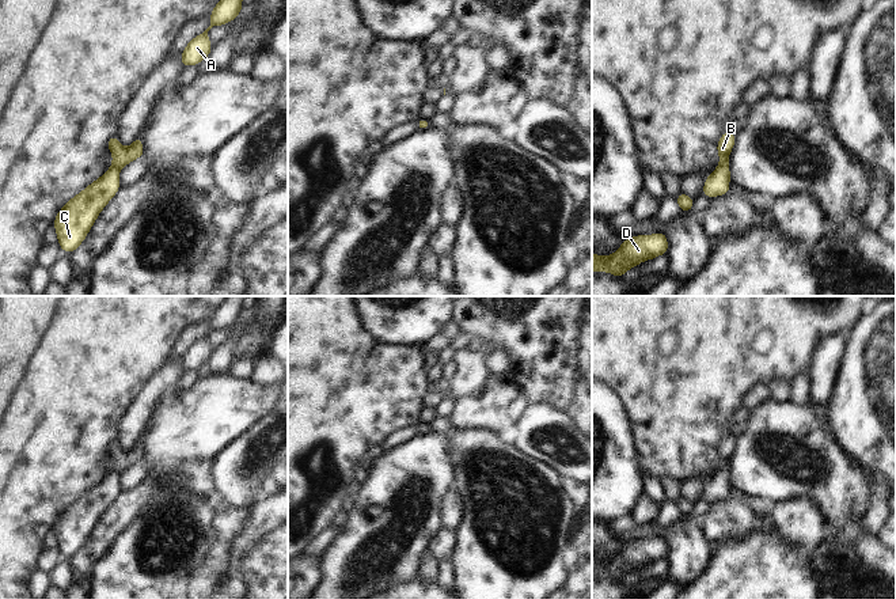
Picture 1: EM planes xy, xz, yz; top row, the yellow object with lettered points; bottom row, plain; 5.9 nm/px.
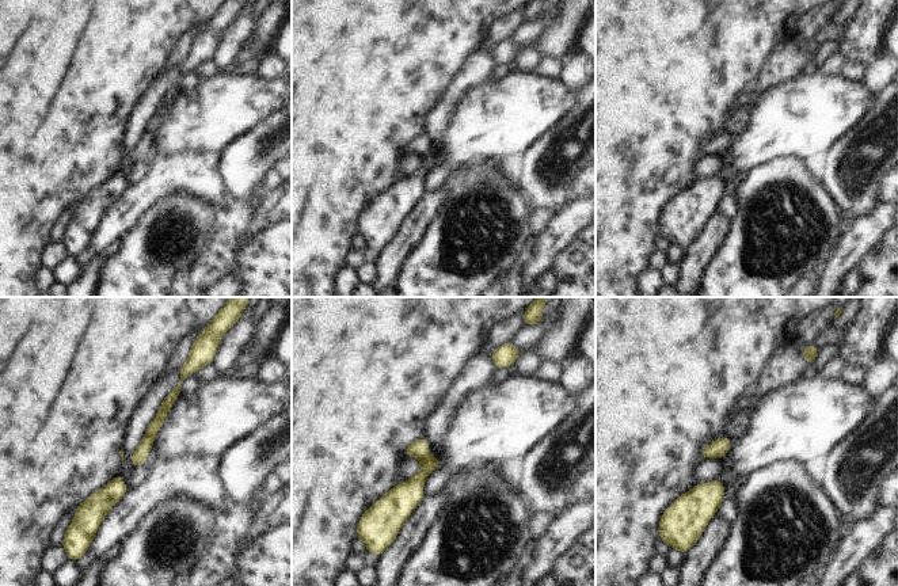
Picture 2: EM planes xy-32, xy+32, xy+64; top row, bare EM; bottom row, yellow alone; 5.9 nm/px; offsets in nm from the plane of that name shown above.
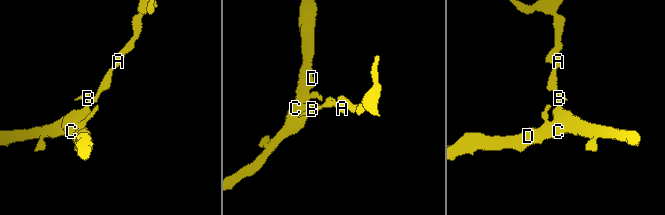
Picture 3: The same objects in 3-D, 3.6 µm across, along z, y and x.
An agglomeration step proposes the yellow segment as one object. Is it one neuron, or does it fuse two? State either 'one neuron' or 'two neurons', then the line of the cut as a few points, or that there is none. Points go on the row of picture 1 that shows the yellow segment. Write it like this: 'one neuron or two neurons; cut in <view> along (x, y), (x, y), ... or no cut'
one neuron; no cut

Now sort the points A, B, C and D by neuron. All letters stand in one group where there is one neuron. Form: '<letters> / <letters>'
A B C D

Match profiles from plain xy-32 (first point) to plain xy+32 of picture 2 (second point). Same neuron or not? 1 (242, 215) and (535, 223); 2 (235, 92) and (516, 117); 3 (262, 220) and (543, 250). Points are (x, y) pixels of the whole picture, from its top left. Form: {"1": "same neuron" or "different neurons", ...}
{"1": "same neuron", "2": "same neuron", "3": "same neuron"}

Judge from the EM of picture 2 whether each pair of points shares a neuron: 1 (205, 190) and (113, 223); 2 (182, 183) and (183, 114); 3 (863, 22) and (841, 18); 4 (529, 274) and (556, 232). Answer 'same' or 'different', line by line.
1: same
2: different
3: different
4: same

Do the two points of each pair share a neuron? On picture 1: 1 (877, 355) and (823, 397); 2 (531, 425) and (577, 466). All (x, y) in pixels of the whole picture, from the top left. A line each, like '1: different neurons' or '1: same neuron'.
1: different neurons
2: same neuron

